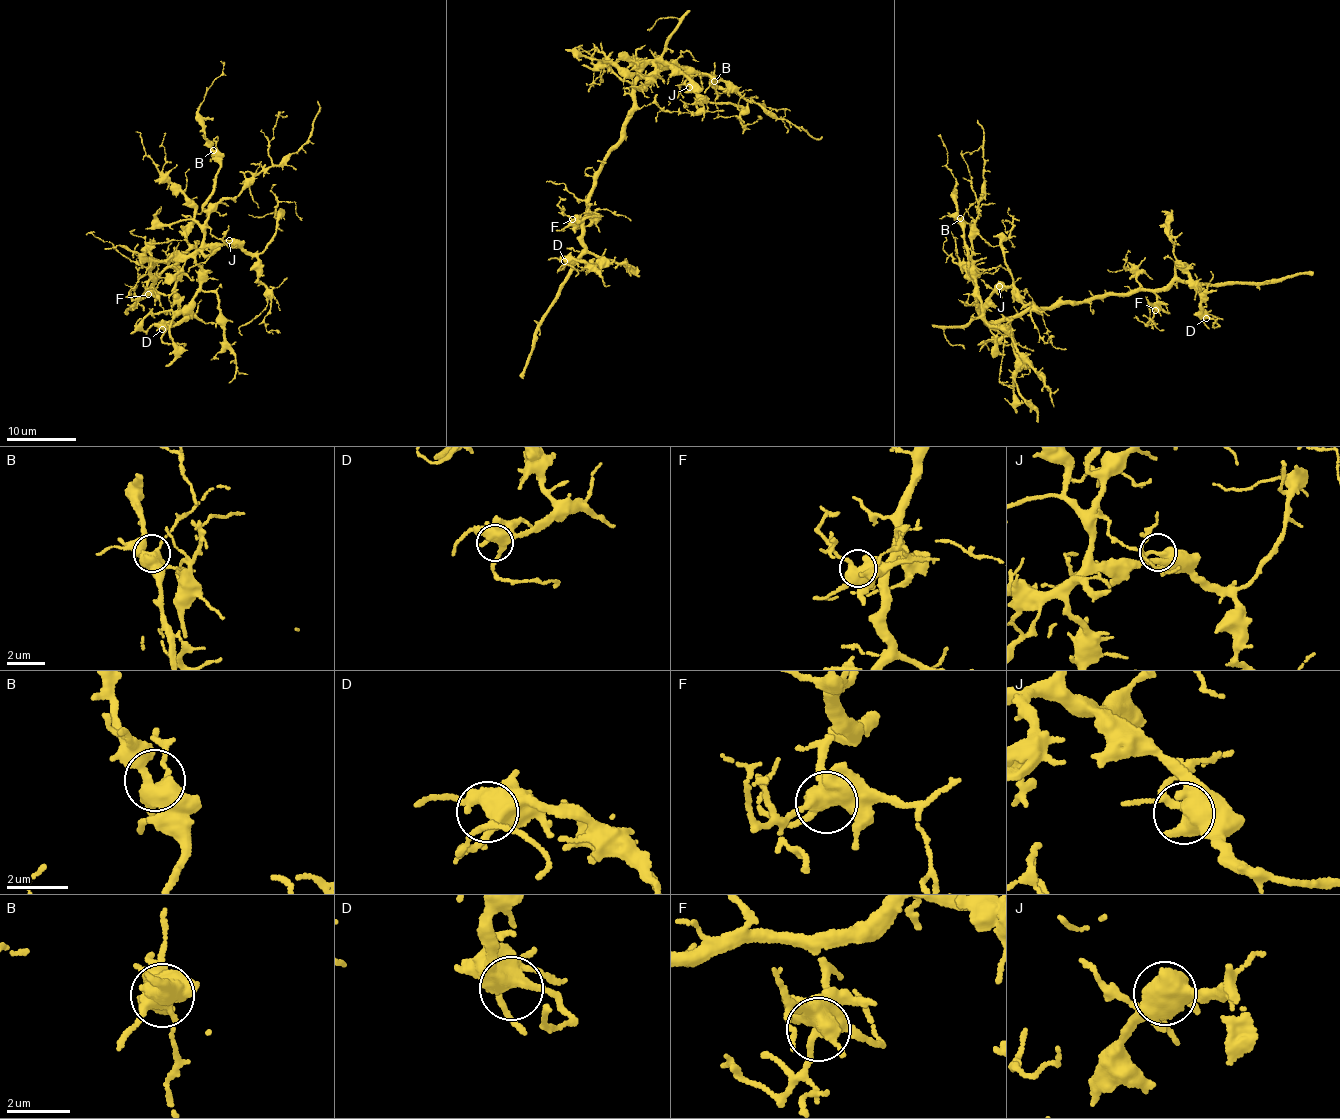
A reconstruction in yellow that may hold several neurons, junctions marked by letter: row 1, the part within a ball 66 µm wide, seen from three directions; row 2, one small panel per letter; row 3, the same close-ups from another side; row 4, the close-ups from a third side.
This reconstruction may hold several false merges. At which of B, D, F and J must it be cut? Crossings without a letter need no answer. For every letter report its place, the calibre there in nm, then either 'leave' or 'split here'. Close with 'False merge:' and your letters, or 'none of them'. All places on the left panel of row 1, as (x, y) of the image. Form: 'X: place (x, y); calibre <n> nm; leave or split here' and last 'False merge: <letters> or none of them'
B: place (213, 150); calibre 460 nm; leave
D: place (162, 329); calibre 500 nm; leave
F: place (148, 294); calibre 550 nm; leave
J: place (229, 240); calibre 340 nm; leave
False merge: none of them

